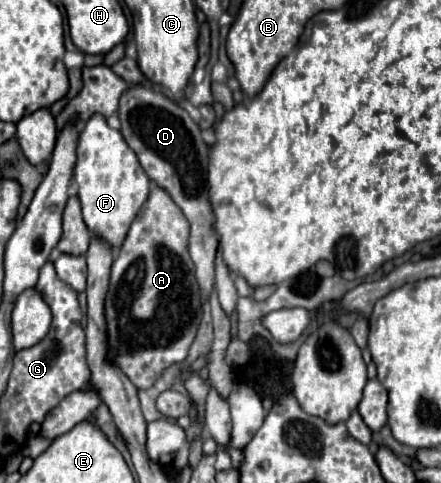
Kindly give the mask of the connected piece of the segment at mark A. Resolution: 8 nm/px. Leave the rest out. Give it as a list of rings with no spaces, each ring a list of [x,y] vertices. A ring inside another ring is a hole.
[[[157,187],[115,255],[105,297],[107,361],[115,363],[137,389],[149,389],[167,367],[185,361],[201,325],[203,297],[195,283],[187,239],[189,223],[183,211]]]

